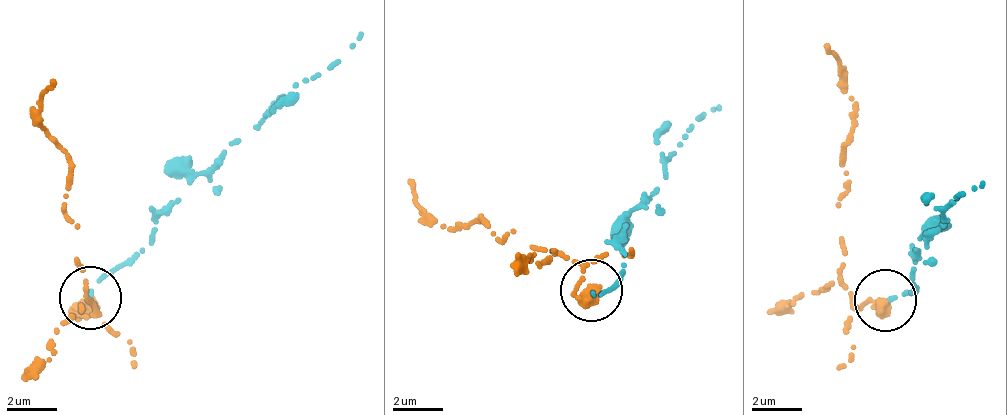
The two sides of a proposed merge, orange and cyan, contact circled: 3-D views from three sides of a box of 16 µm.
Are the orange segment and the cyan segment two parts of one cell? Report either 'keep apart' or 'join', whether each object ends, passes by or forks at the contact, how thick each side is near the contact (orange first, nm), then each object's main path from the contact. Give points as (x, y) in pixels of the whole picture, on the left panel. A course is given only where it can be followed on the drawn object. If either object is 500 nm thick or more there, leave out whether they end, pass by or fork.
keep apart; calibres 500 and 140 nm; course orange (92, 299), (74, 312), (94, 316), (75, 226), (63, 211), (69, 153), (41, 125), (39, 94), (53, 82); course cyan (89, 297), (150, 243), (185, 181), (210, 173), (282, 94), (318, 77), (358, 31)

